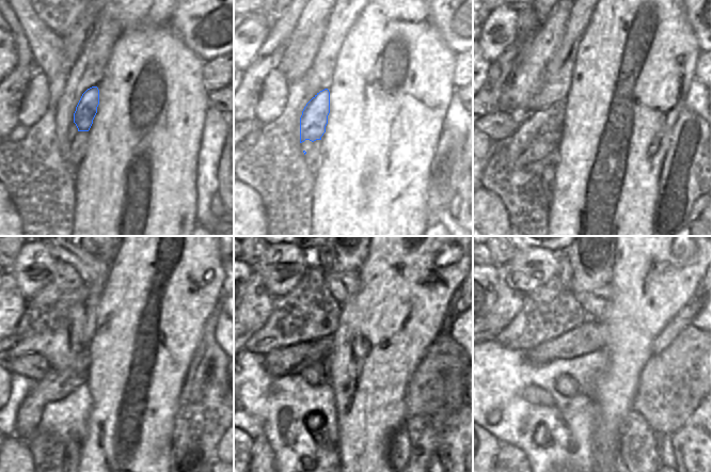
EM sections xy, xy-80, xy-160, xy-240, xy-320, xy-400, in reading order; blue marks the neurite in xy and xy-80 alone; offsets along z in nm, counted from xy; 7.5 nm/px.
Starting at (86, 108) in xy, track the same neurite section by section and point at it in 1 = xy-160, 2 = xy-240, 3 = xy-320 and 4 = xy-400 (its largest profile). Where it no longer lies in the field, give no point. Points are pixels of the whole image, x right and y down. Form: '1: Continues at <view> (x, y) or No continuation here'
1: Continues at xy-160 (538, 135)
2: Continues at xy-240 (56, 384)
3: Continues at xy-320 (262, 453)
4: Continues at xy-400 (508, 453)

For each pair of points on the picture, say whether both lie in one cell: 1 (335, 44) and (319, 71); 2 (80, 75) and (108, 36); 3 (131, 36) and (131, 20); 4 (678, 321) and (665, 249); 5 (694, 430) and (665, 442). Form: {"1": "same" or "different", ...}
{"1": "same", "2": "same", "3": "different", "4": "different", "5": "different"}

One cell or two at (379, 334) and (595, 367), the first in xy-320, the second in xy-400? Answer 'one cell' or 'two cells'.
two cells

